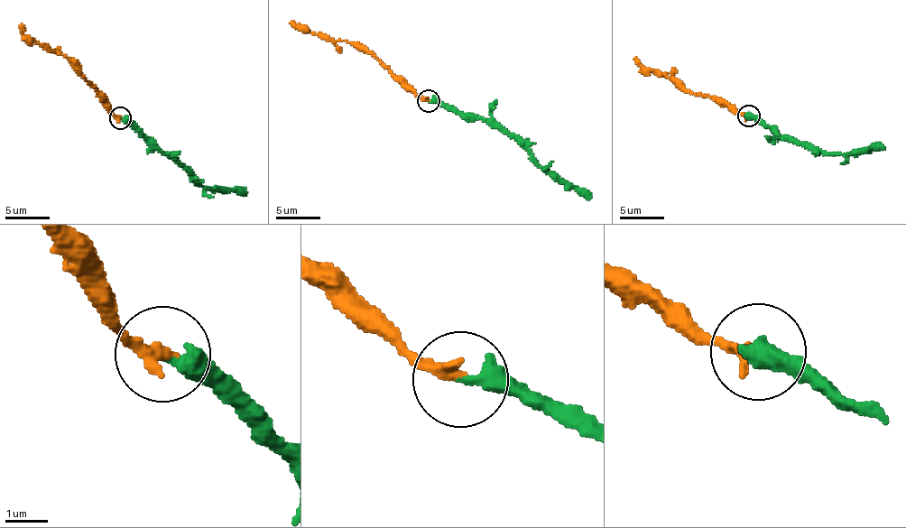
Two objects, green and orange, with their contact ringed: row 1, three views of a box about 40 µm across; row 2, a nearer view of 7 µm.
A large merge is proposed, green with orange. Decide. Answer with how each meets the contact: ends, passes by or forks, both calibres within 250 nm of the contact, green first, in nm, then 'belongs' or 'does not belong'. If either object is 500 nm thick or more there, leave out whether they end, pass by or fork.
green ends | orange ends | 400/320 nm | belongs

